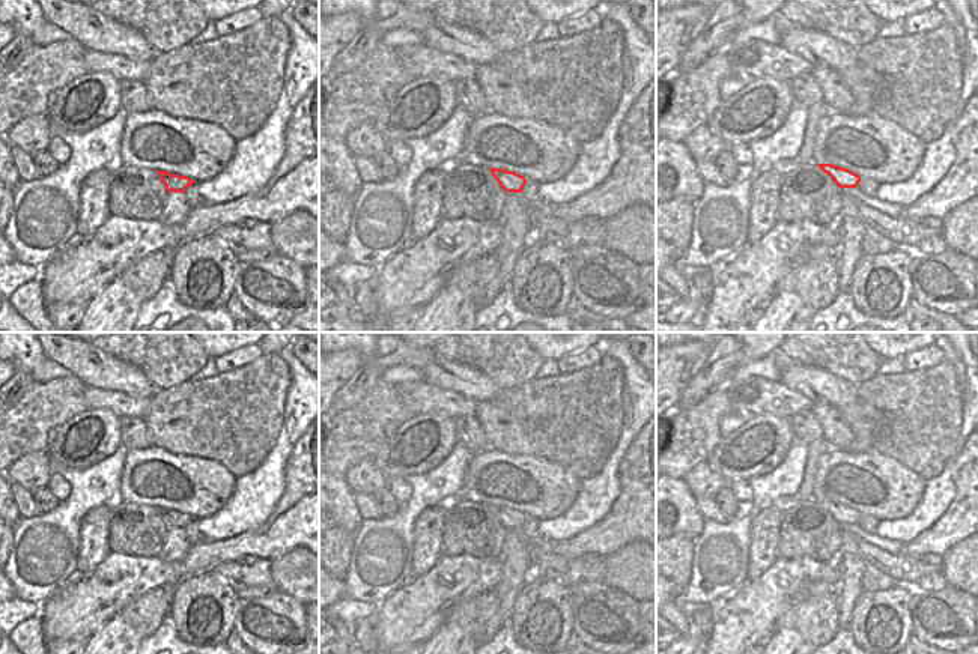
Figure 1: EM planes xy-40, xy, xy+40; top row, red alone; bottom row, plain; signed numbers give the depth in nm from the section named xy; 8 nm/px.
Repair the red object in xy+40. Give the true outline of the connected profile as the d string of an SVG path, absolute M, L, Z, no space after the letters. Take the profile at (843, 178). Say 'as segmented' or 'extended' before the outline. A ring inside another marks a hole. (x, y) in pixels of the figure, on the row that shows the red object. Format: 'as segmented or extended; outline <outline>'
as segmented; outline M817 164L820 170L823 170L826 174L829 174L837 186L843 188L855 188L861 182L861 176L843 168L840 165L832 165L832 164Z

